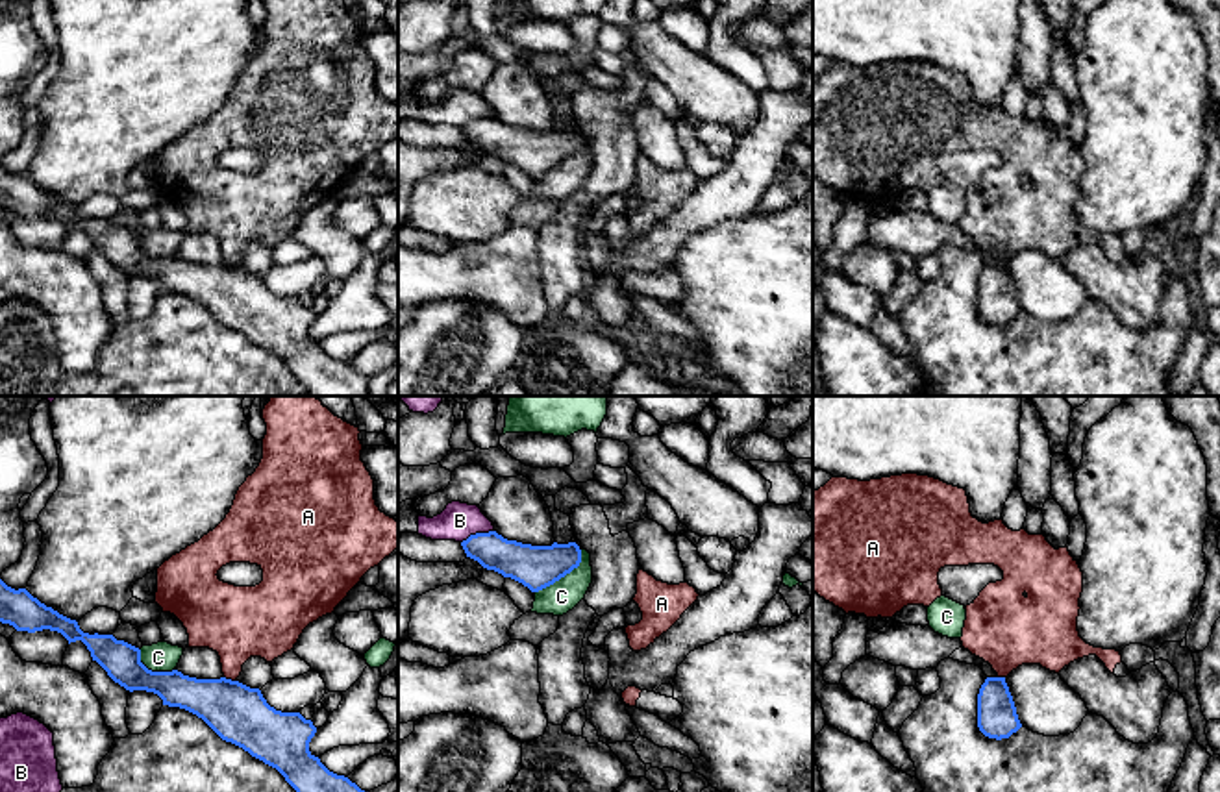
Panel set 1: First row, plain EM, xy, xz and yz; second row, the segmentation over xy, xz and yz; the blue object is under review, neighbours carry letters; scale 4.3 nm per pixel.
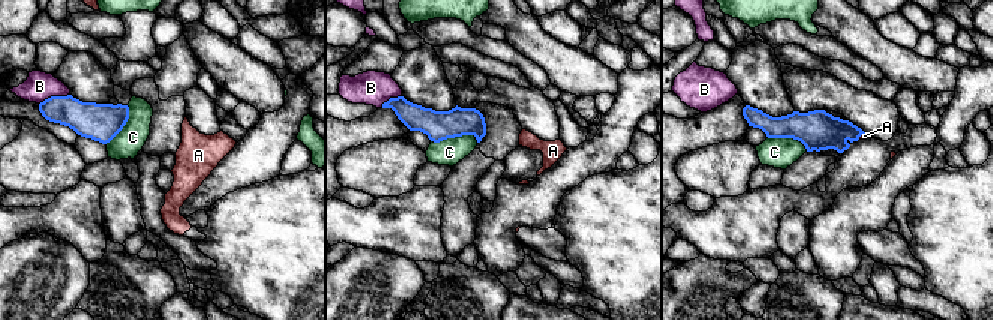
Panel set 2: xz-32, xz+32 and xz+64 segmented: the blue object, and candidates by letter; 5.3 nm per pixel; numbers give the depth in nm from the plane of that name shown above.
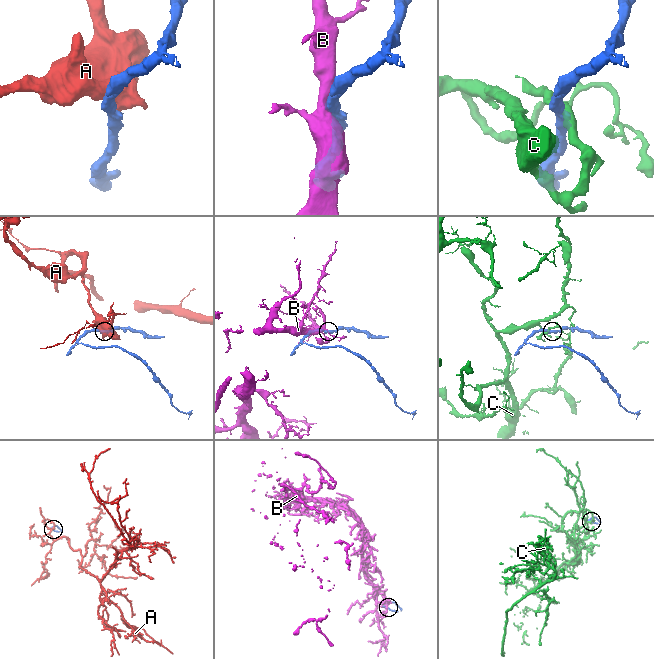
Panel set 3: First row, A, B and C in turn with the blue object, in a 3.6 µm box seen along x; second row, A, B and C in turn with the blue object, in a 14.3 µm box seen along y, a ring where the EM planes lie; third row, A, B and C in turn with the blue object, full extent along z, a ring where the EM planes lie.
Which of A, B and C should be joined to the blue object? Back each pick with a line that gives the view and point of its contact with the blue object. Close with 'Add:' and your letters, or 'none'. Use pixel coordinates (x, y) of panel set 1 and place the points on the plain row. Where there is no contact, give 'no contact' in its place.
Add: none

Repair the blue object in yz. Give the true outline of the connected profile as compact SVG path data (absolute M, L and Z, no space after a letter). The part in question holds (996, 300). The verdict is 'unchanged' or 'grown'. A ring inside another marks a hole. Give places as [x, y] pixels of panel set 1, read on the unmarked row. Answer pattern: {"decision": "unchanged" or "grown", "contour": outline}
{"decision": "unchanged", "contour": "M987 263L977 279L977 313L989 324L1009 324L1022 309L1005 263Z"}

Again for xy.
{"decision": "unchanged", "contour": "M0 165L0 207L17 217L57 217L68 229L81 226L107 261L126 276L154 278L163 291L185 294L202 303L222 326L276 353L309 396L368 396L368 377L344 361L330 357L309 337L317 318L300 298L281 298L267 289L259 274L239 266L196 265L178 255L152 257L141 248L141 235L113 220L83 218L70 205Z"}

